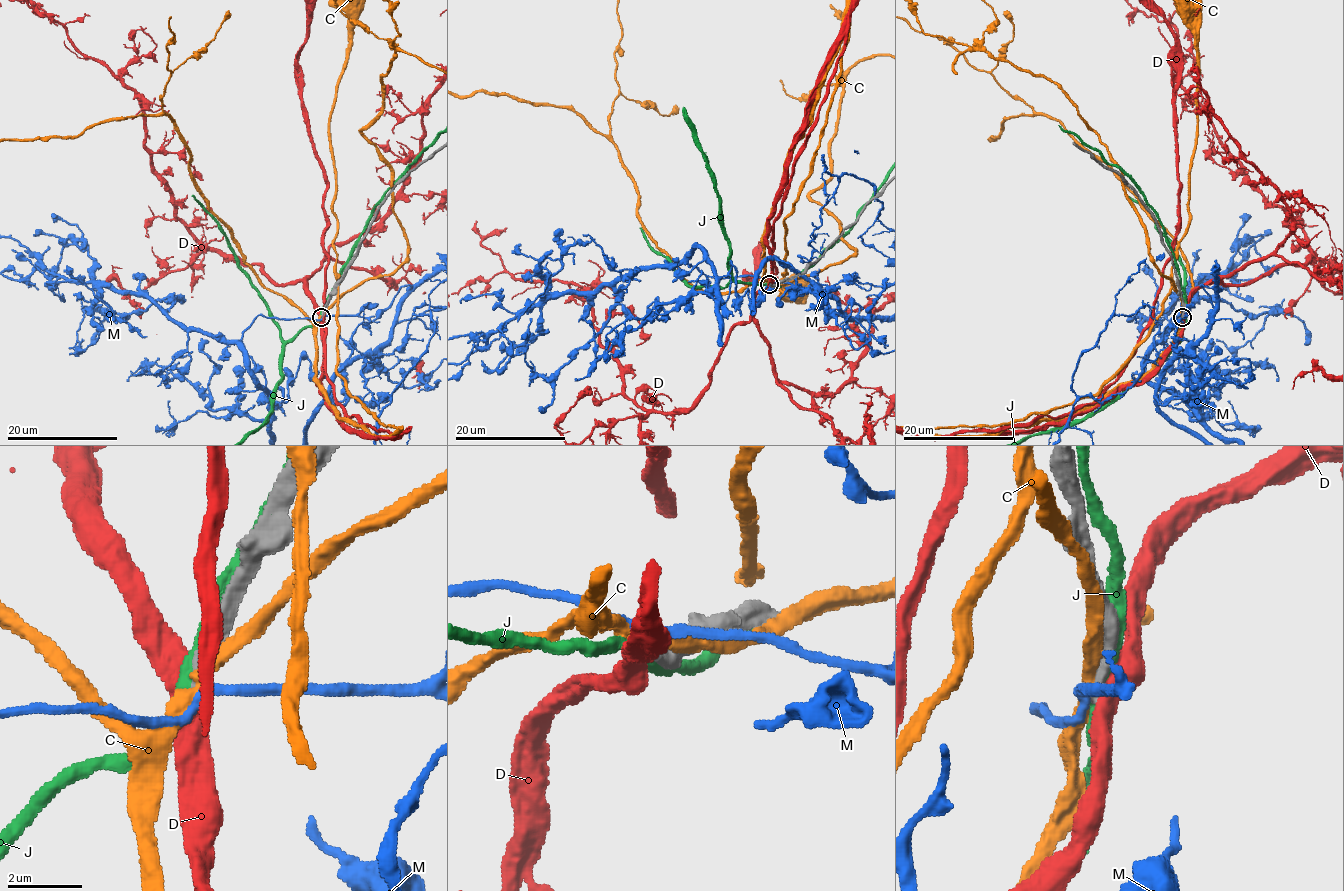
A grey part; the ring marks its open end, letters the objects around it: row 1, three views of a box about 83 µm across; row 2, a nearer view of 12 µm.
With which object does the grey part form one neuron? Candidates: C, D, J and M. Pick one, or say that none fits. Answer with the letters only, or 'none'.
none

